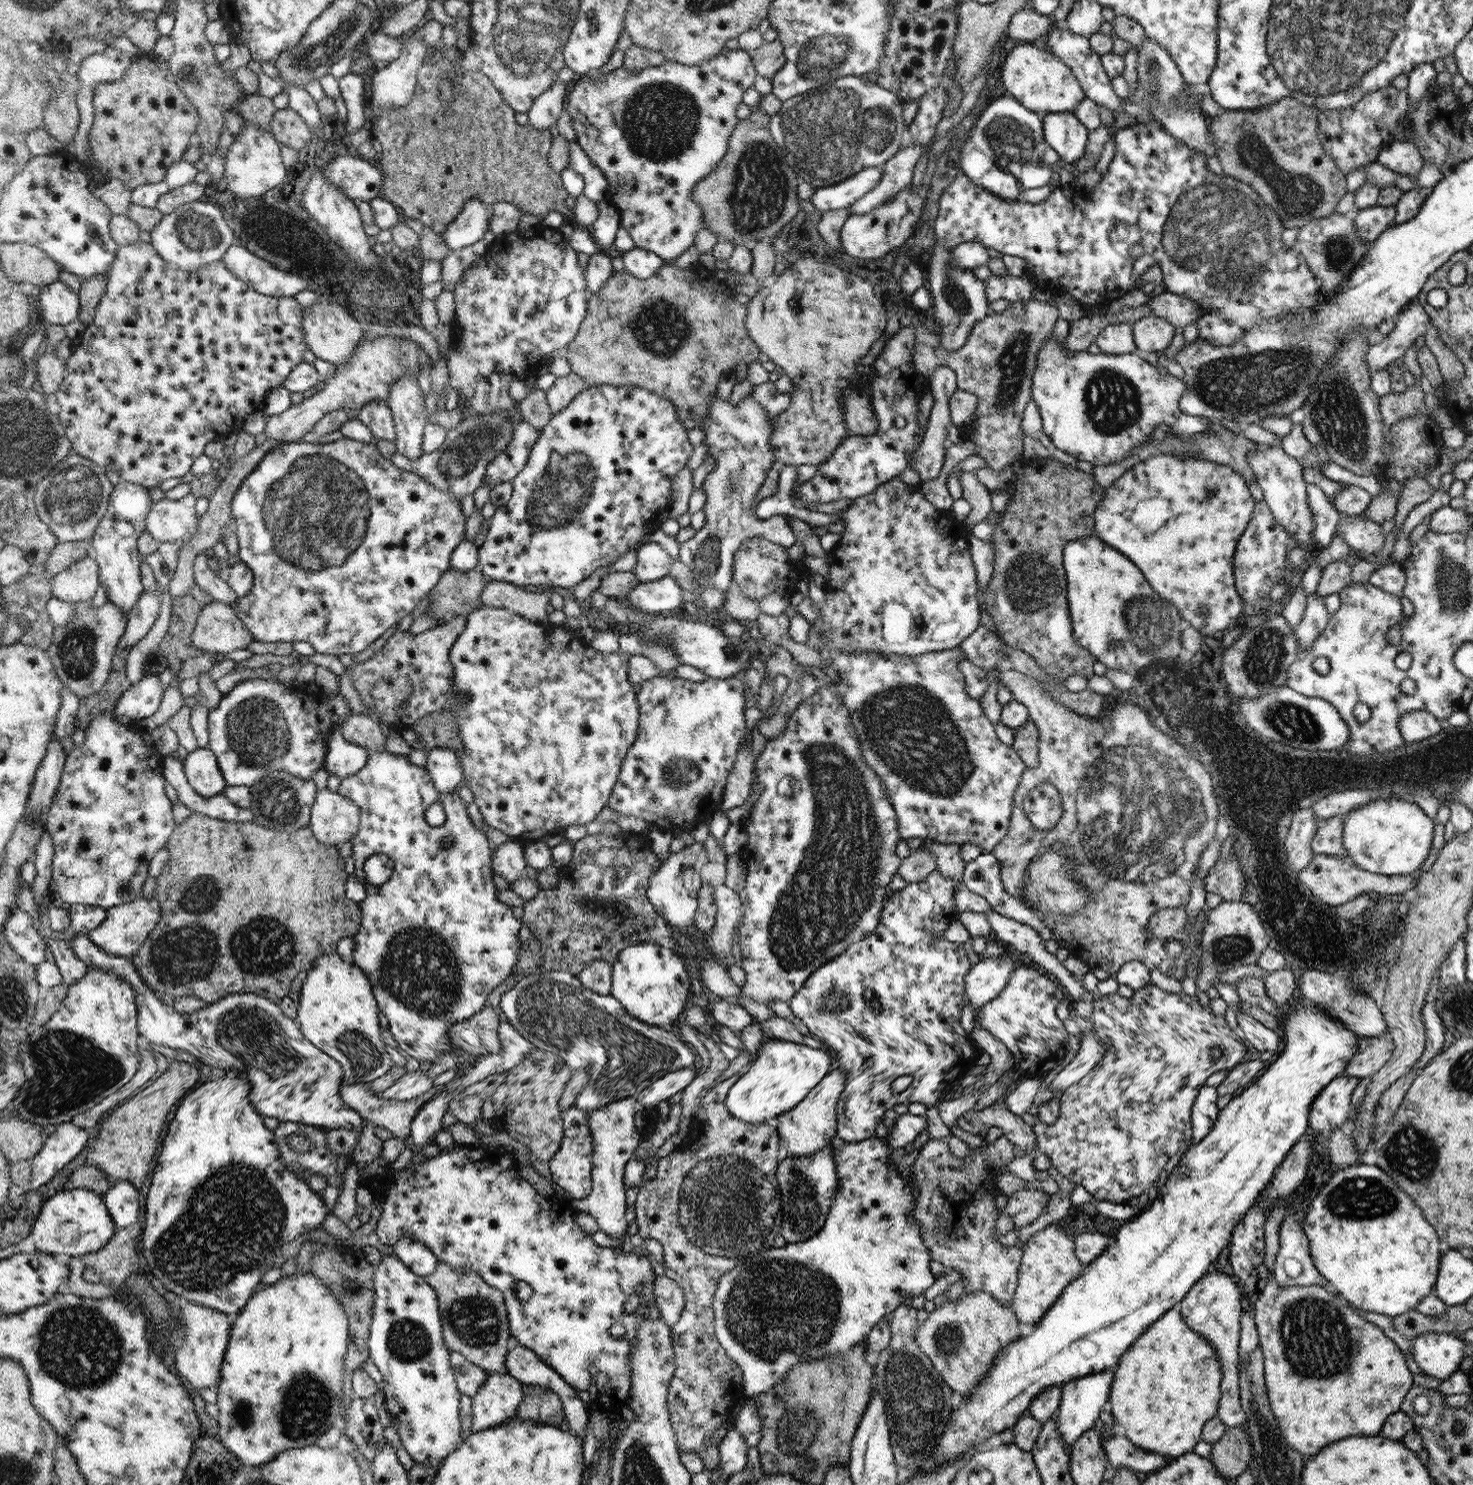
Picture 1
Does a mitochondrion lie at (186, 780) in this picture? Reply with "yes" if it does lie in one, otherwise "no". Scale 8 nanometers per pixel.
no

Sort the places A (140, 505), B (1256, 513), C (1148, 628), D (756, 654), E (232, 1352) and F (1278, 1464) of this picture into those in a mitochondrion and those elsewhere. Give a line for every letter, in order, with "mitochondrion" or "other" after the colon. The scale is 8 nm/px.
A: other
B: other
C: mitochondrion
D: other
E: other
F: mitochondrion

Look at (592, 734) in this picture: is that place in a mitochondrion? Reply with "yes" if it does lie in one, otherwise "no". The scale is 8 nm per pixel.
no

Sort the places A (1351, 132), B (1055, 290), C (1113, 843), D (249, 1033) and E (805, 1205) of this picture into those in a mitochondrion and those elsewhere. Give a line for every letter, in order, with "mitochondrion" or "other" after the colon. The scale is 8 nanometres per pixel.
A: other
B: other
C: mitochondrion
D: mitochondrion
E: mitochondrion

